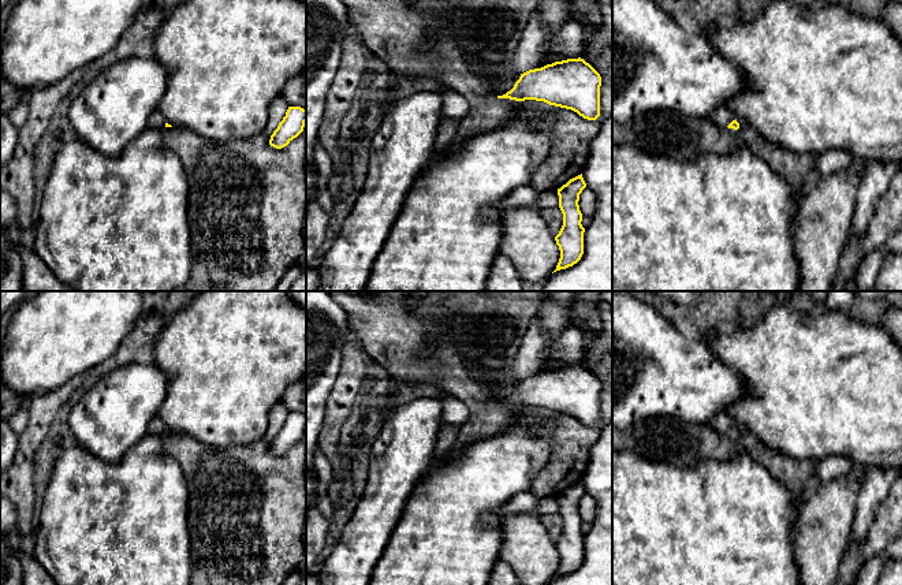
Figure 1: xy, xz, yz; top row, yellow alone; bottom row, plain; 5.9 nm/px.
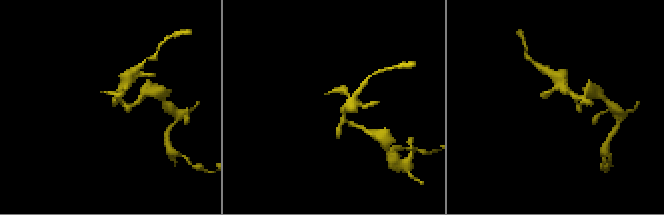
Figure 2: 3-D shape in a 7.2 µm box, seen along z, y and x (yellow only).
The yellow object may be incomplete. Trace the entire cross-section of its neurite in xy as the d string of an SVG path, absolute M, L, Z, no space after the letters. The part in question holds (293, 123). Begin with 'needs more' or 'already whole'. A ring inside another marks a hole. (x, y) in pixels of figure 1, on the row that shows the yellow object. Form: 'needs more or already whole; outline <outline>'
already whole; outline M288 107L286 116L279 123L269 139L269 145L282 149L297 138L305 127L306 109L301 107Z

